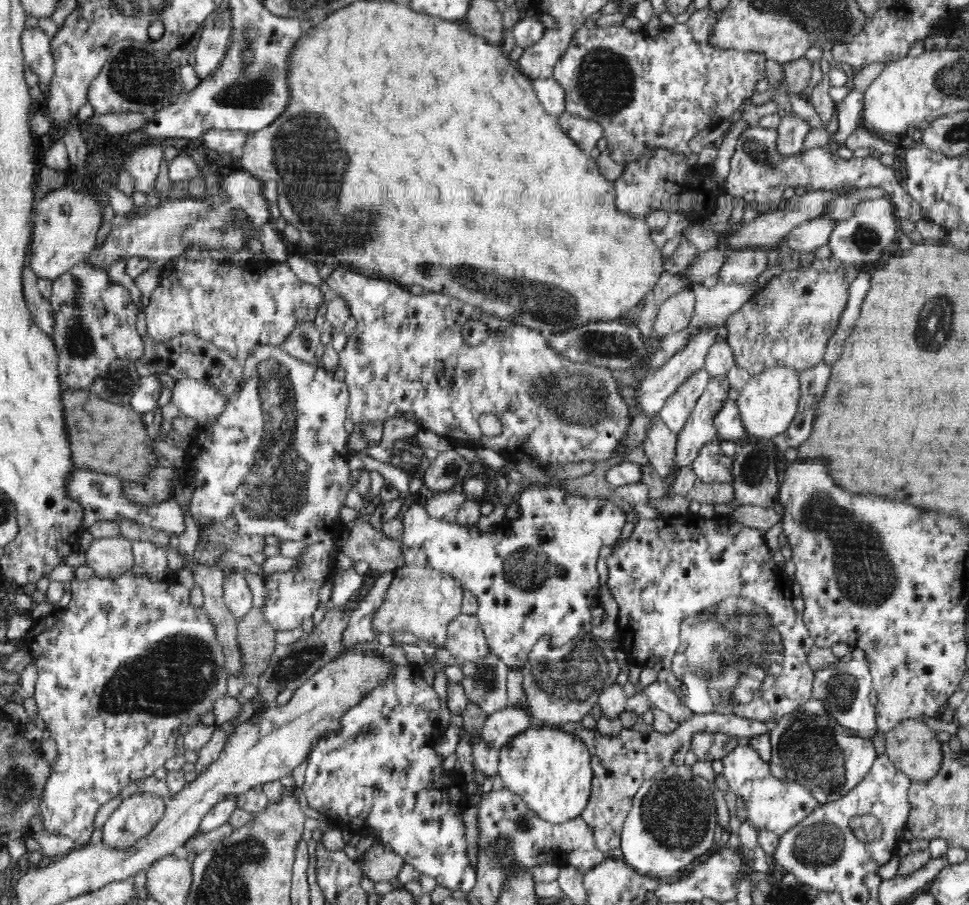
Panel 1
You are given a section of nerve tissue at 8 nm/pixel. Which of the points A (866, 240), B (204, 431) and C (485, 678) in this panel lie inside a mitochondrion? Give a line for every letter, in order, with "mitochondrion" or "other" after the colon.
A: mitochondrion
B: other
C: mitochondrion

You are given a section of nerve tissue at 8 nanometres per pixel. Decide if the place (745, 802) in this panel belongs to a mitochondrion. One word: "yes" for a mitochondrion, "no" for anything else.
no

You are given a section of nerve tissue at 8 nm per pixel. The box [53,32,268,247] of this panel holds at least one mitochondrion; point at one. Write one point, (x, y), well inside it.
(135, 75)

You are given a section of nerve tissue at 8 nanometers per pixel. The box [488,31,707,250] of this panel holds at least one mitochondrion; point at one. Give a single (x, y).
(605, 80)

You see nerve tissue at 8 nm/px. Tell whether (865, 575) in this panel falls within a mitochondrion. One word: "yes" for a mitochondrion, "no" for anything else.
yes

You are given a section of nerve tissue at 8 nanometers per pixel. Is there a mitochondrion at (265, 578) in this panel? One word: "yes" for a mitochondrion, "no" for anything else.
no

